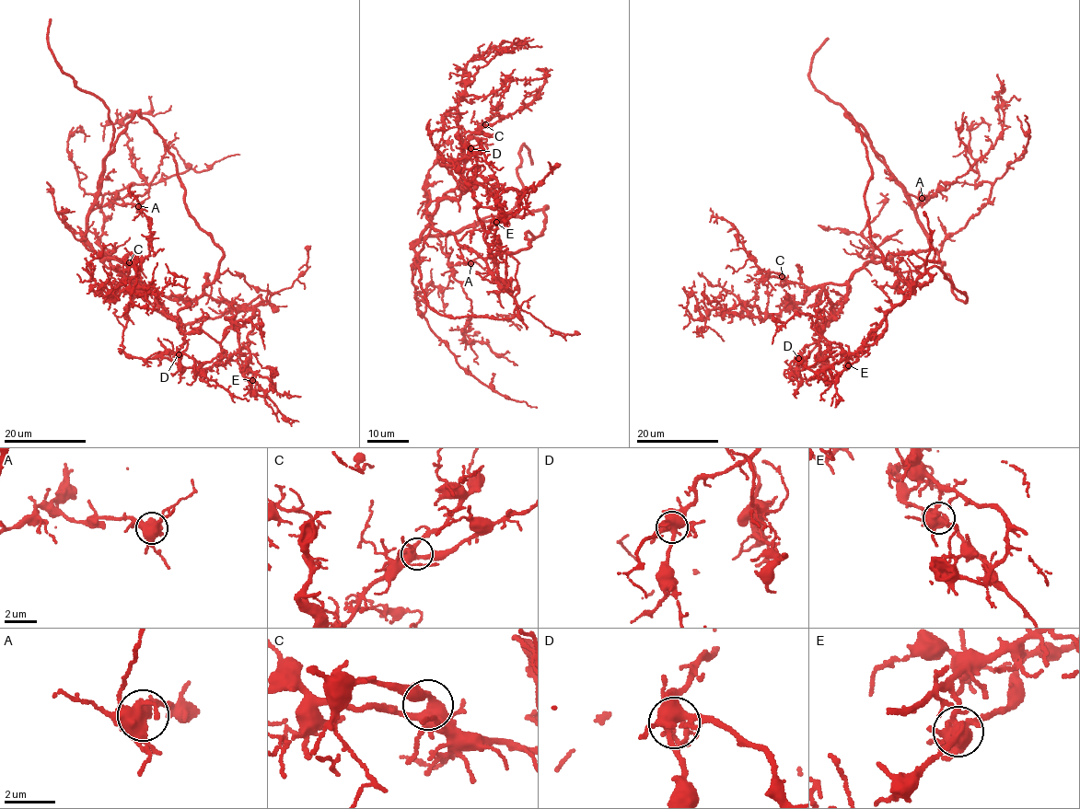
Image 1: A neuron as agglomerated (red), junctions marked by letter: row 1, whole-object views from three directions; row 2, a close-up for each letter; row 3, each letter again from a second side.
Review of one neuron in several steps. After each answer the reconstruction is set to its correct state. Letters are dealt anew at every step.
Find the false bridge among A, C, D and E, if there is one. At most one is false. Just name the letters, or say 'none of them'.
none of them

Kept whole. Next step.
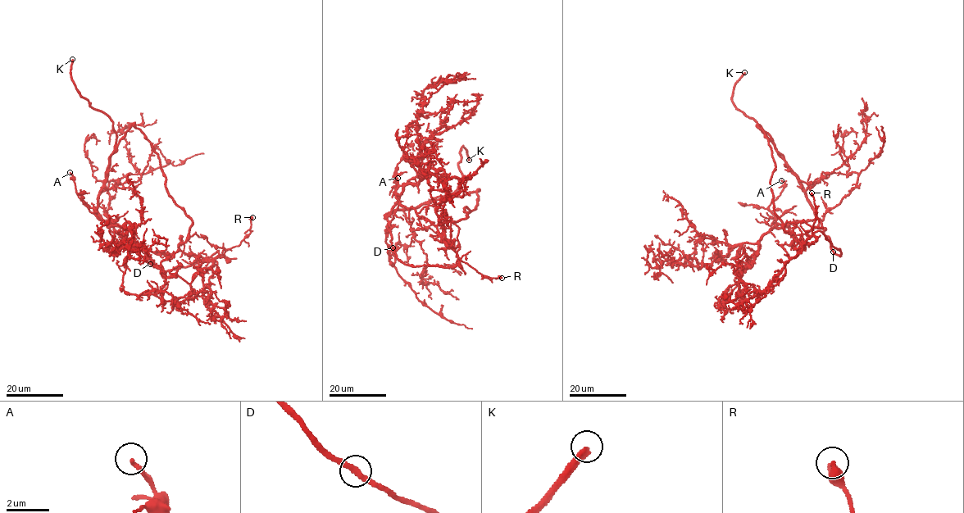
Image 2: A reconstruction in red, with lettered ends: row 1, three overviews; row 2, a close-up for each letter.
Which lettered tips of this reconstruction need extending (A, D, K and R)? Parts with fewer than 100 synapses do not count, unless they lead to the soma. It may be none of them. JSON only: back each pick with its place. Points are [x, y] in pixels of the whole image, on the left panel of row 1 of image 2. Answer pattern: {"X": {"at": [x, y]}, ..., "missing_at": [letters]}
{"K": {"at": [72, 59]}, "missing_at": ["K"]}

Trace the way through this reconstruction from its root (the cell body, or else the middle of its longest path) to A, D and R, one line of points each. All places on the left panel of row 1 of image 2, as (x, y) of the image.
A: (173, 201), (192, 224), (188, 237), (176, 251), (156, 253), (127, 241), (90, 212), (79, 197), (70, 172)
D: (173, 201), (193, 222), (179, 249), (209, 259), (220, 256), (217, 251), (190, 265), (165, 271), (150, 264)
R: (173, 201), (193, 222), (179, 249), (204, 258), (220, 257), (239, 244), (250, 233), (252, 217)

